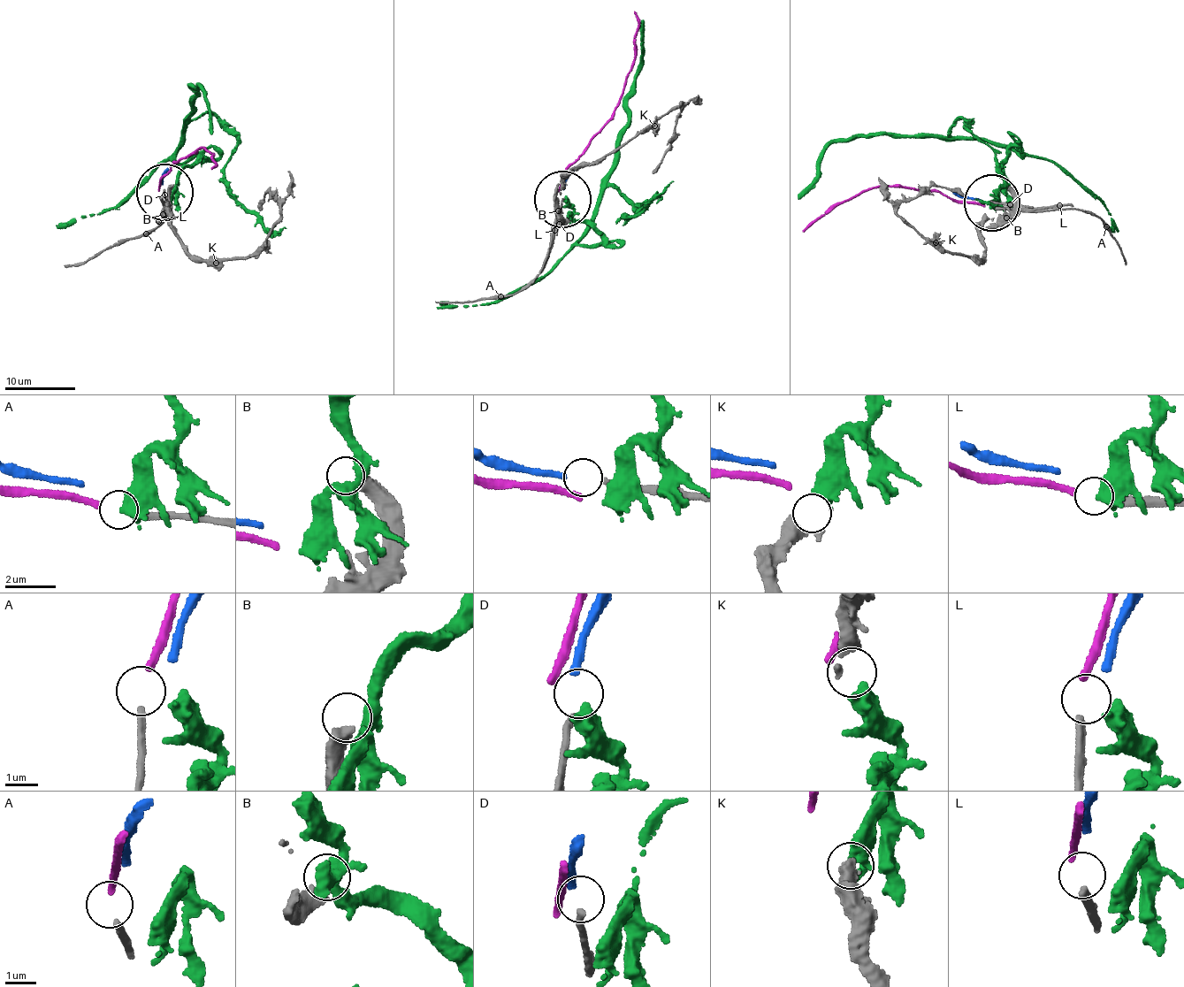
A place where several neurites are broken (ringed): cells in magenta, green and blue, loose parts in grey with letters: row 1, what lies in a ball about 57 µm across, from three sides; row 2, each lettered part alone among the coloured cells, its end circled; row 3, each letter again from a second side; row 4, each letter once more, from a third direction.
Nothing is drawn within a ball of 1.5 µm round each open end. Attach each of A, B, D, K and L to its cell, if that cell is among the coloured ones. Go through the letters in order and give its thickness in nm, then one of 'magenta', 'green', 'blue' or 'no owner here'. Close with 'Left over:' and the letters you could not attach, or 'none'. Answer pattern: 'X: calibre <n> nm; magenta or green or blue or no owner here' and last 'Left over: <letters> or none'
A: calibre 220 nm; magenta
B: calibre 480 nm; no owner here
D: calibre 220 nm; blue
K: calibre 360 nm; green
L: calibre 280 nm; no owner here
Left over: B, L

